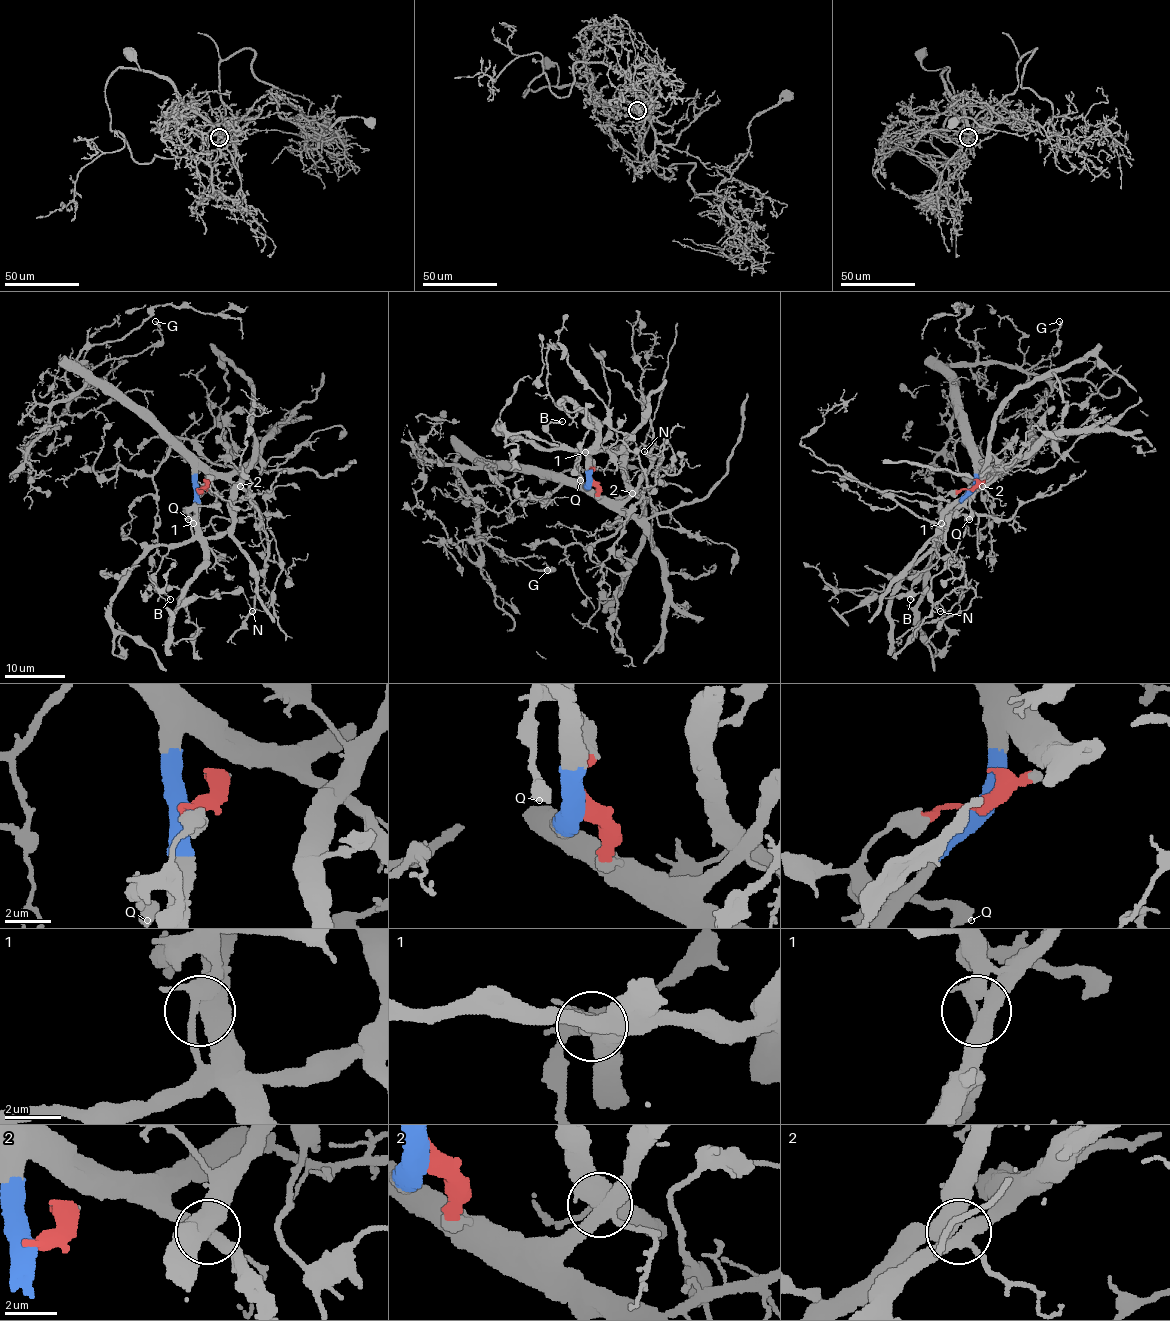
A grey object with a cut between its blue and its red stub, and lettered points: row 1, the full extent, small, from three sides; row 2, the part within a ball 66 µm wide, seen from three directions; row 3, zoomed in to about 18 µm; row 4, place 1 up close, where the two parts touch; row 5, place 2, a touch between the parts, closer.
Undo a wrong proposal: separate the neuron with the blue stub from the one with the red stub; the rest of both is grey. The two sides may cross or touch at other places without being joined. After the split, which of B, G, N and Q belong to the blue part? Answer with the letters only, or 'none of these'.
G, N

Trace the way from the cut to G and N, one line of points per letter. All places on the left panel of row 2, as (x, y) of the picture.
G: (200, 489), (196, 469), (147, 421), (64, 364), (92, 370), (137, 356), (161, 338), (155, 321)
N: (200, 489), (199, 469), (232, 480), (261, 513), (267, 548), (264, 584), (271, 598), (262, 611), (252, 611)

